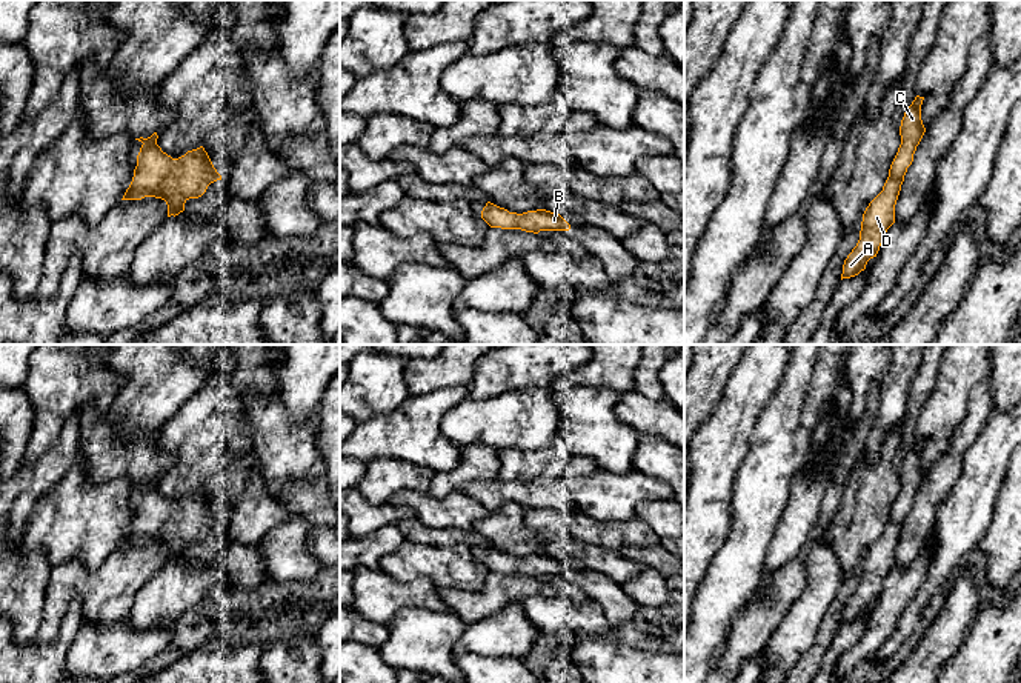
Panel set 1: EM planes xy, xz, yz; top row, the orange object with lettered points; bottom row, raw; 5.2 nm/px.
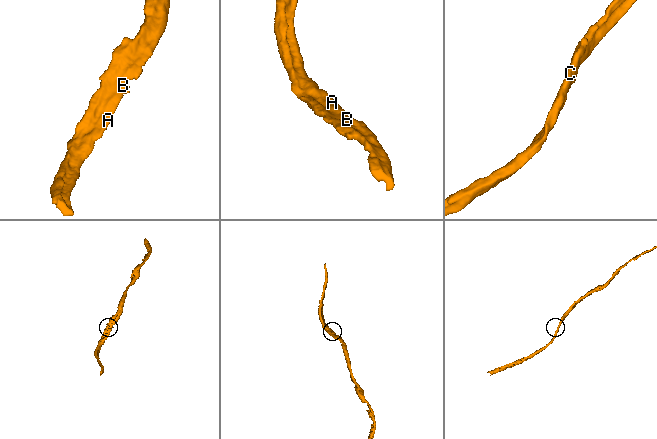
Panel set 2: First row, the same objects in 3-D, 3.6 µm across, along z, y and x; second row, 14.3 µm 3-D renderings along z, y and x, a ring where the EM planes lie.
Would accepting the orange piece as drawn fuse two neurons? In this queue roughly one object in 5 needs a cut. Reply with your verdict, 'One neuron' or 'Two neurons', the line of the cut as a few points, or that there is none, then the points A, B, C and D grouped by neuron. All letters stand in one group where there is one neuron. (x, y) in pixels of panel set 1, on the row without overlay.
One neuron. No split. Groups: A B C D

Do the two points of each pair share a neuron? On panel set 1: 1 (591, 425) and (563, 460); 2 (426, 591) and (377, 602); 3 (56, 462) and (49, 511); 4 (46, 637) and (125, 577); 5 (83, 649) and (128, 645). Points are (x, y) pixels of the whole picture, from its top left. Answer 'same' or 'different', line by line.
1: different
2: same
3: different
4: same
5: same

